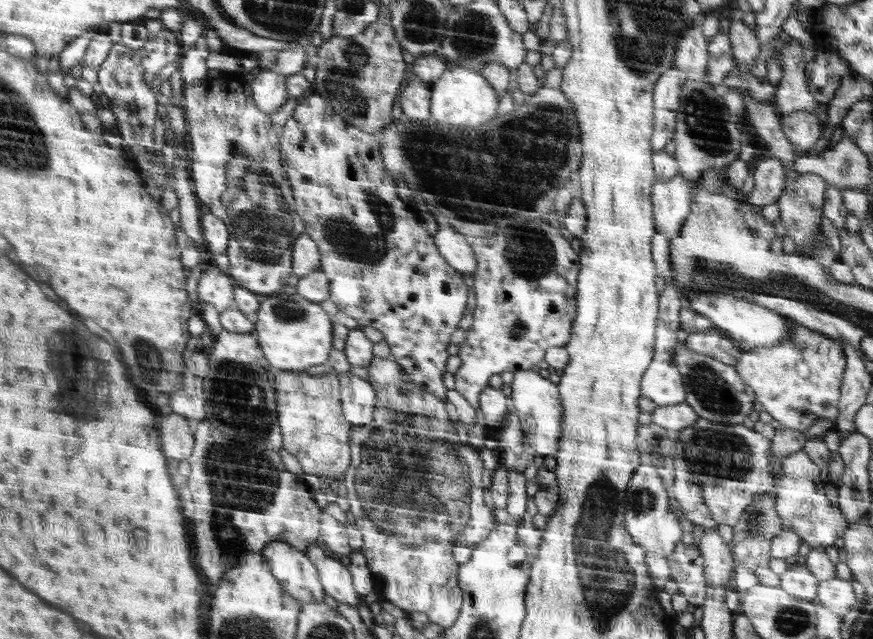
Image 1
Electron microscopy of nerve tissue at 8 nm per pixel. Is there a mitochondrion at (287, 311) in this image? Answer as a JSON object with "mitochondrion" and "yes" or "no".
{"mitochondrion":"yes"}

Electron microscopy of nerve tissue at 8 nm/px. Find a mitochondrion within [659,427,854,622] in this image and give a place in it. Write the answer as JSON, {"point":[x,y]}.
{"point":[755,519]}

